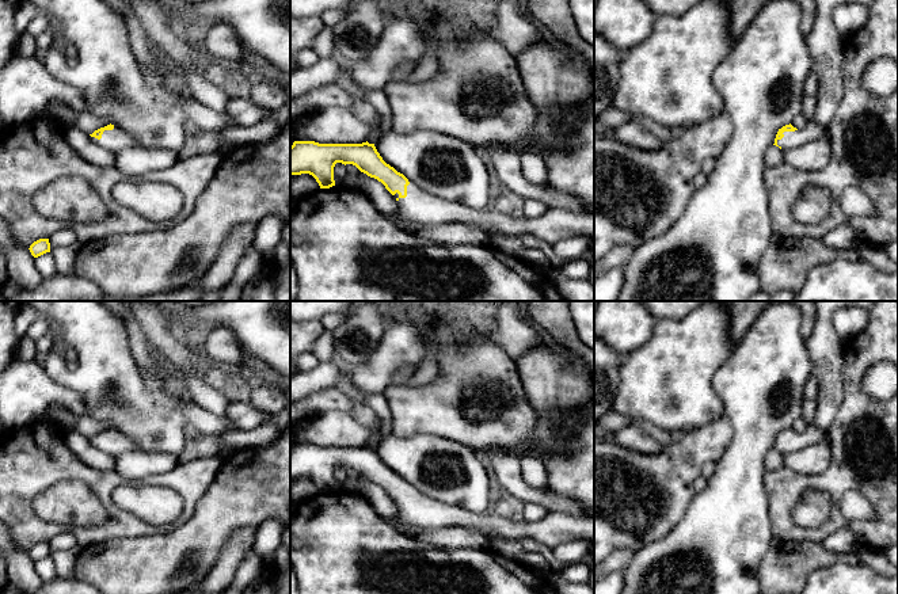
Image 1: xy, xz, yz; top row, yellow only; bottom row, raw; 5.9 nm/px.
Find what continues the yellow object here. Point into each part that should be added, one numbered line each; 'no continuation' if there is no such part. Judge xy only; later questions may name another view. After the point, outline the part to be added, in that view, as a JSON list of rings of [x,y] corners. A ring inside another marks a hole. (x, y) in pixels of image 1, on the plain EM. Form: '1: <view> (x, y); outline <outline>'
1: xy (114, 444); outline [[[114,430],[113,434],[104,434],[100,443],[95,441],[91,442],[98,449],[111,456],[118,456],[128,452],[140,452],[137,443],[118,430]]]

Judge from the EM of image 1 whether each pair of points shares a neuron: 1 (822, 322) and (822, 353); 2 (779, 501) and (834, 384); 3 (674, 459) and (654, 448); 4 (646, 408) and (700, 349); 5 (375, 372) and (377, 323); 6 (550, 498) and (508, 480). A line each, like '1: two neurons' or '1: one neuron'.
1: one neuron
2: two neurons
3: two neurons
4: one neuron
5: two neurons
6: one neuron

